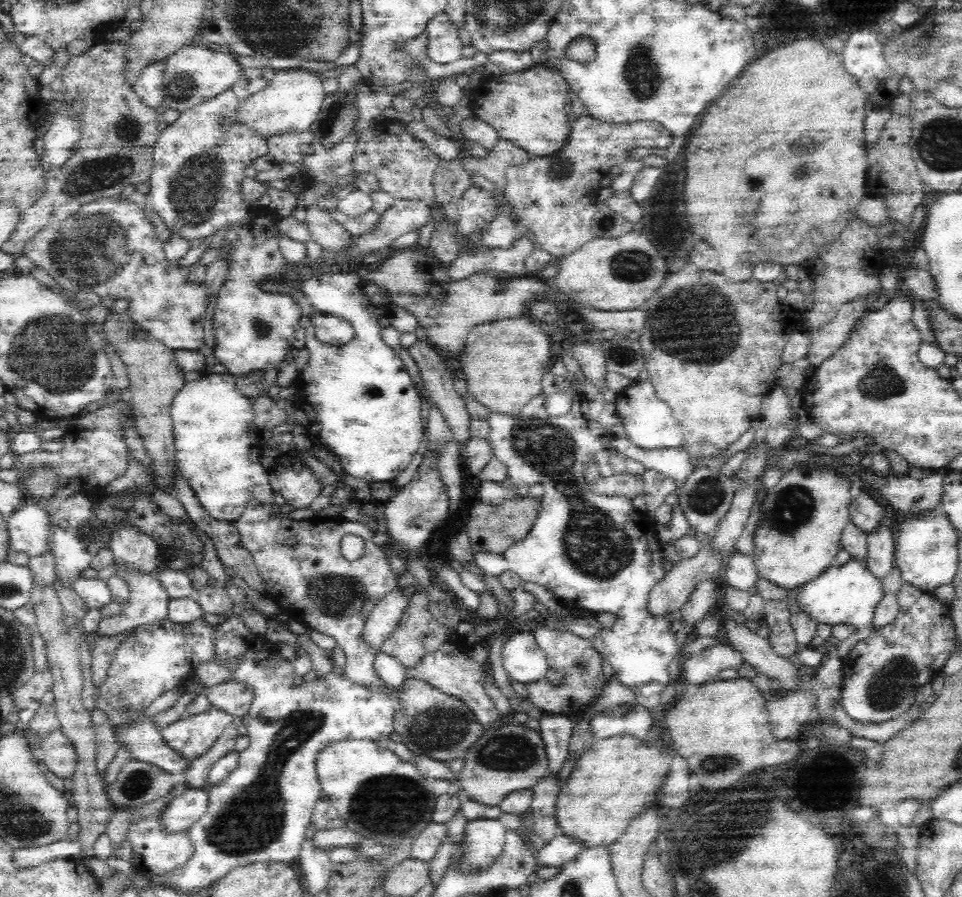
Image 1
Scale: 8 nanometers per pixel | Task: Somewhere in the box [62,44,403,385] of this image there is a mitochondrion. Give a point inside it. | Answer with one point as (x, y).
(194, 190)

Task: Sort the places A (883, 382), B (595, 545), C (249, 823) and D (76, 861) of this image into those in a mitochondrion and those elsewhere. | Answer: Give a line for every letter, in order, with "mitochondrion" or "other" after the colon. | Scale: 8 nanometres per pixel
A: mitochondrion
B: mitochondrion
C: mitochondrion
D: other

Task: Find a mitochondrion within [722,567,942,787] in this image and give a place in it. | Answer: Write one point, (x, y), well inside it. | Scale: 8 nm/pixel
(893, 683)

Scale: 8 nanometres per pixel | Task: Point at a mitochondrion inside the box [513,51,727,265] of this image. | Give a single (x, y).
(560, 169)

